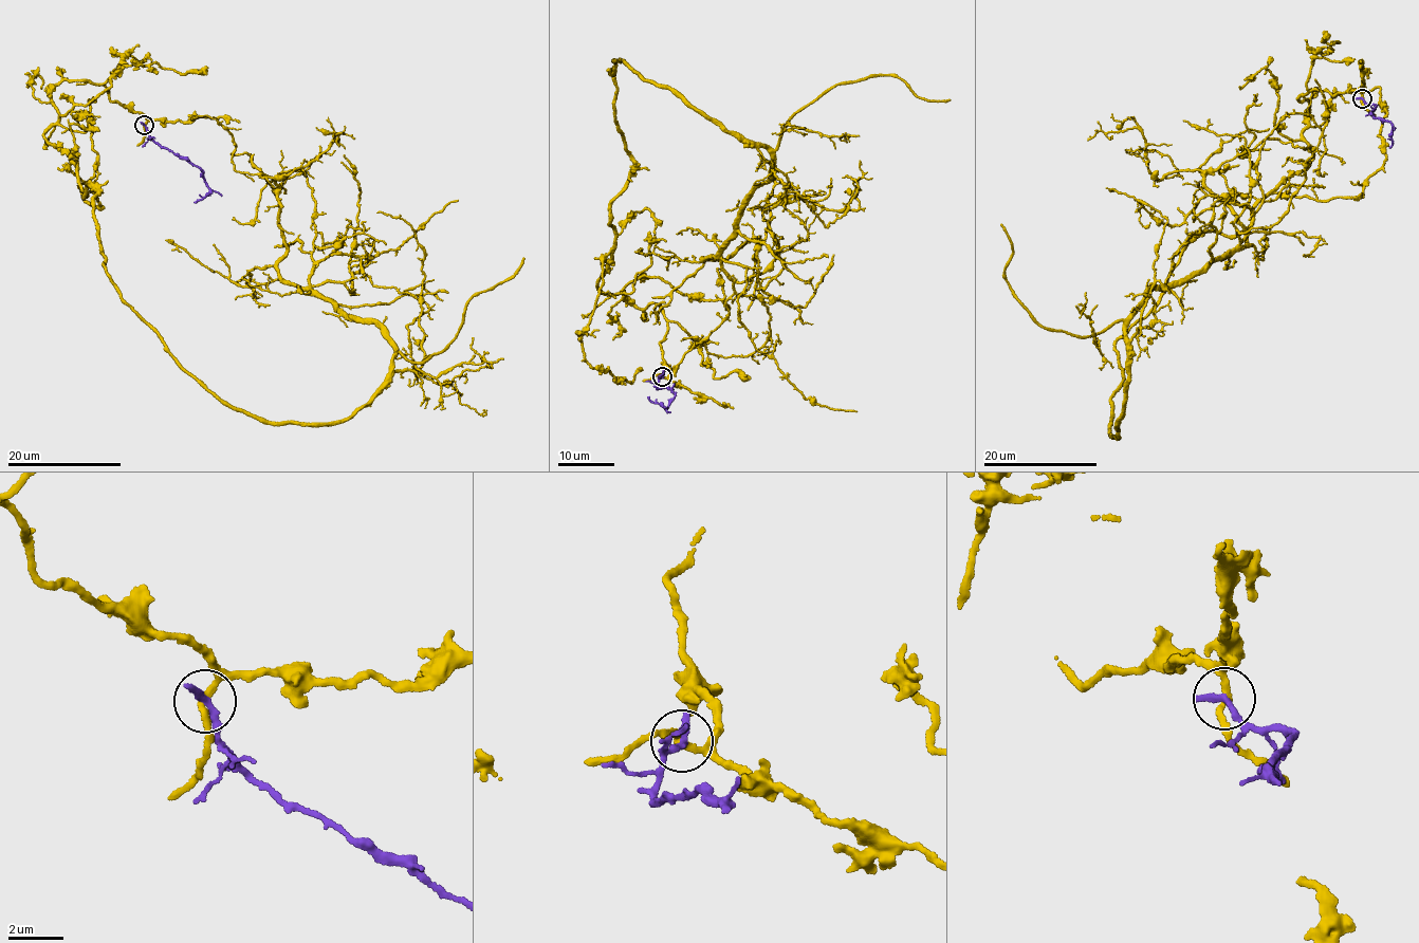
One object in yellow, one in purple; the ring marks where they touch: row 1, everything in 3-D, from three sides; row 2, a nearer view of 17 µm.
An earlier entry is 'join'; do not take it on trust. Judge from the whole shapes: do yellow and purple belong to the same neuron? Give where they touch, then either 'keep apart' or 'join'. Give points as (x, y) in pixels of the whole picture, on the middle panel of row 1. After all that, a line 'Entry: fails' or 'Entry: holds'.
(662, 376) | keep apart
Entry: fails

